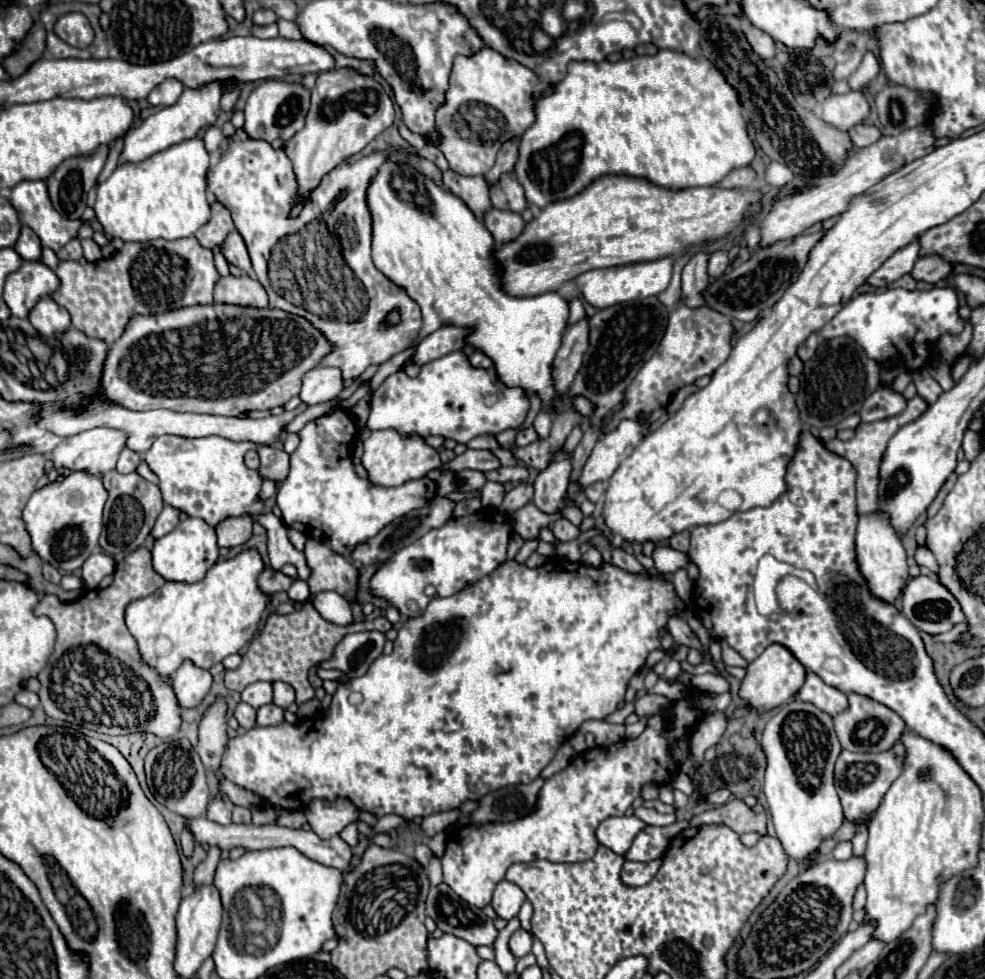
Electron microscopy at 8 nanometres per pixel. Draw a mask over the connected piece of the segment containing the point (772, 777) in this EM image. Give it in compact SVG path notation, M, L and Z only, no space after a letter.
M794 699L778 707L766 723L760 745L768 763L764 793L776 835L788 855L796 857L800 865L808 865L808 855L816 851L822 839L832 835L844 819L834 787L834 763L842 749L832 727L832 717L816 705Z

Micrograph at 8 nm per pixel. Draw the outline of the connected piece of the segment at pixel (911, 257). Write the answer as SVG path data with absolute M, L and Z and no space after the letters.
M912 241L910 245L898 249L892 257L888 257L868 279L866 283L872 287L886 287L894 281L898 281L900 277L904 277L906 273L912 271L914 263L918 259L918 241Z

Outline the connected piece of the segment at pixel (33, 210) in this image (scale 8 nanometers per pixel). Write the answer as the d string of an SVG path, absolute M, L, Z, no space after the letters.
M22 181L18 183L12 191L10 191L10 203L14 205L14 209L18 211L18 217L22 223L26 223L38 237L40 237L40 243L42 247L50 247L52 251L58 251L62 249L70 239L76 237L76 231L80 229L80 221L70 221L70 219L64 219L50 203L50 197L48 197L48 189L46 189L46 183L44 181Z

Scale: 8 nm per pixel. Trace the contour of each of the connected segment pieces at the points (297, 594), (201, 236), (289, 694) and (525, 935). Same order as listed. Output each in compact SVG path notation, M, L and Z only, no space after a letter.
M302 579L294 581L294 585L290 585L290 589L288 589L288 597L294 603L306 603L310 599L310 591L308 591L306 581L302 581Z
M212 203L212 219L196 231L196 239L200 241L202 247L214 249L224 241L224 237L232 229L234 229L234 223L230 219L230 211L220 203Z
M274 681L272 683L272 689L274 689L274 699L272 699L274 705L286 709L290 703L294 703L294 689L288 683Z
M518 929L518 931L512 933L512 937L510 937L510 951L514 953L516 959L520 959L520 957L524 957L524 955L530 953L532 939L534 939L532 933L526 931L526 929Z

